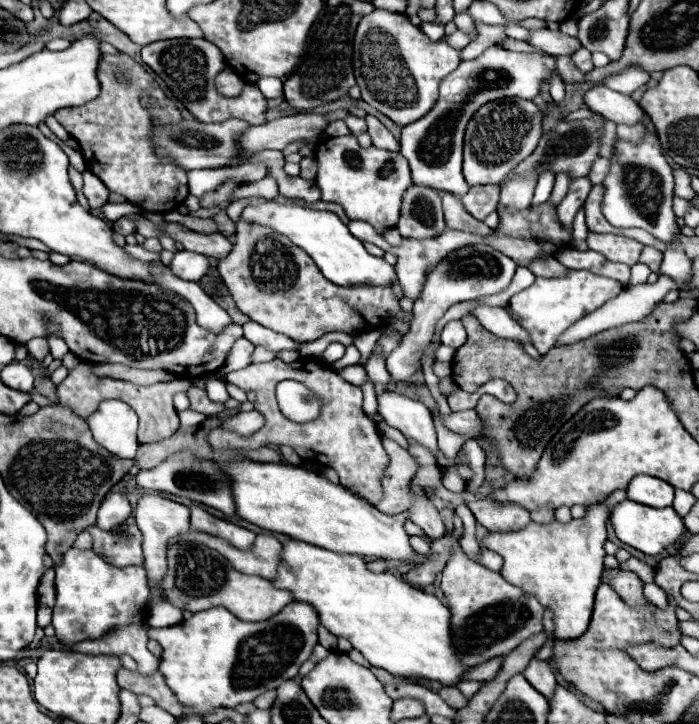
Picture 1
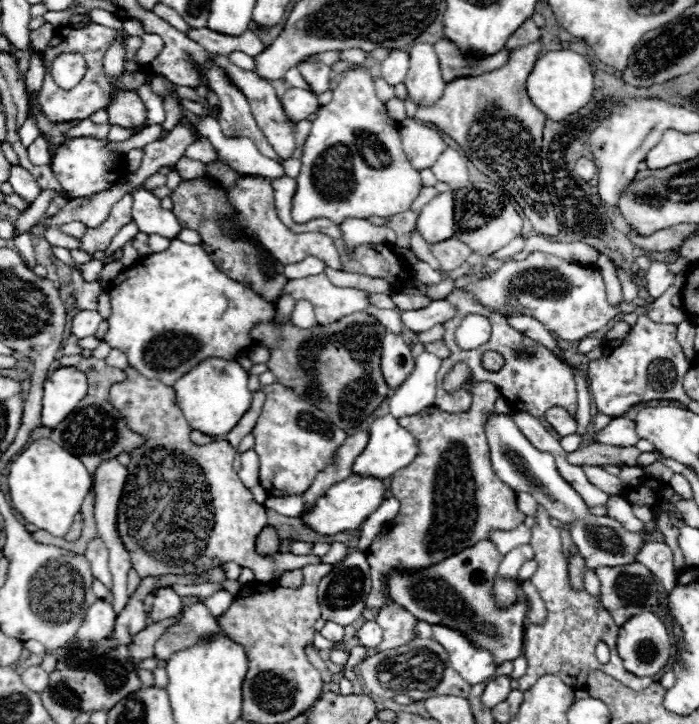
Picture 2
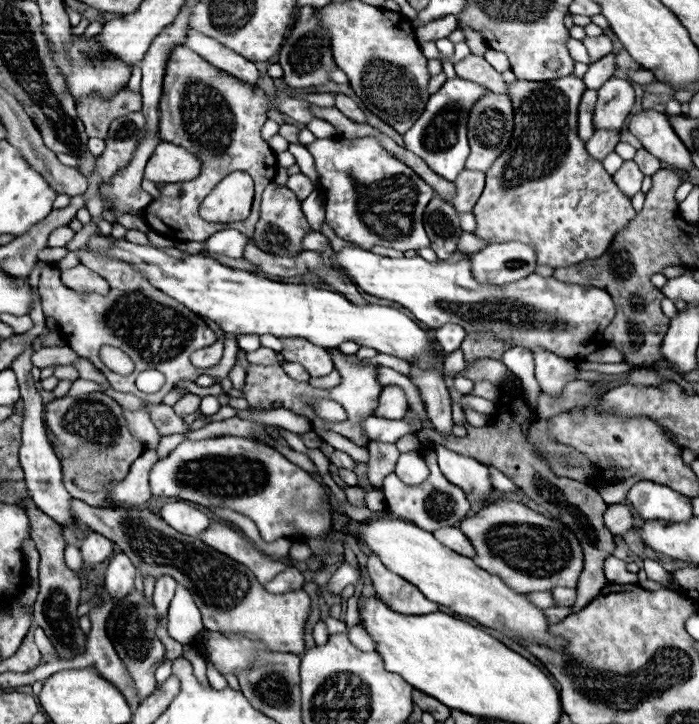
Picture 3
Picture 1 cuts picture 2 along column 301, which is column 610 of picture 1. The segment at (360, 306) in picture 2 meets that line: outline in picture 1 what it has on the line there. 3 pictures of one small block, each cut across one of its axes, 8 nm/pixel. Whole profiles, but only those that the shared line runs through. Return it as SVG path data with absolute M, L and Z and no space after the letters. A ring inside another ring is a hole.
M568 270L566 278L536 278L536 282L514 294L510 298L510 308L516 316L520 316L520 324L530 332L534 346L540 354L546 354L556 338L576 320L588 316L598 310L604 302L616 298L622 292L622 284L604 276L596 276L588 270Z

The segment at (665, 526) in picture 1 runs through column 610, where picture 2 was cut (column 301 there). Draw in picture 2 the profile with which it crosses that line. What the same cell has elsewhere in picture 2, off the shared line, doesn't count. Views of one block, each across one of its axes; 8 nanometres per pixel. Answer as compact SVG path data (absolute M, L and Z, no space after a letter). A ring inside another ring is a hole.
M348 476L346 480L334 484L324 492L320 500L312 506L310 512L302 514L300 520L304 526L314 530L320 536L334 536L344 530L356 530L362 522L384 502L384 482L376 478L362 478L362 476Z

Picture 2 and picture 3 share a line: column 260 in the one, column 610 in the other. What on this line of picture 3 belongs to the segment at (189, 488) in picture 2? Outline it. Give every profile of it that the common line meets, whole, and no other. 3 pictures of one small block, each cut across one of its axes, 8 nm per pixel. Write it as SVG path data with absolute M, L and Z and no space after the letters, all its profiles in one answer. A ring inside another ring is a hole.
M610 504L604 512L604 522L614 536L622 536L632 528L632 514L630 508L624 504ZM610 556L604 562L604 570L606 570L606 578L614 584L631 584L638 580L636 573L627 571L627 563L622 563L620 558Z

